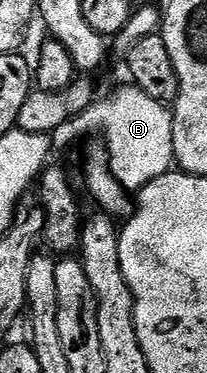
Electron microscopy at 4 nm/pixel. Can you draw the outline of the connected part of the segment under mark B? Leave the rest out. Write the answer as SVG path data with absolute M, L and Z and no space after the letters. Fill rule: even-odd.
M127 83L104 99L99 98L78 116L56 128L51 136L51 146L64 149L70 143L90 131L104 129L104 146L109 153L113 175L129 192L137 192L156 177L169 174L173 168L172 145L173 112L167 104L156 101L133 83Z

